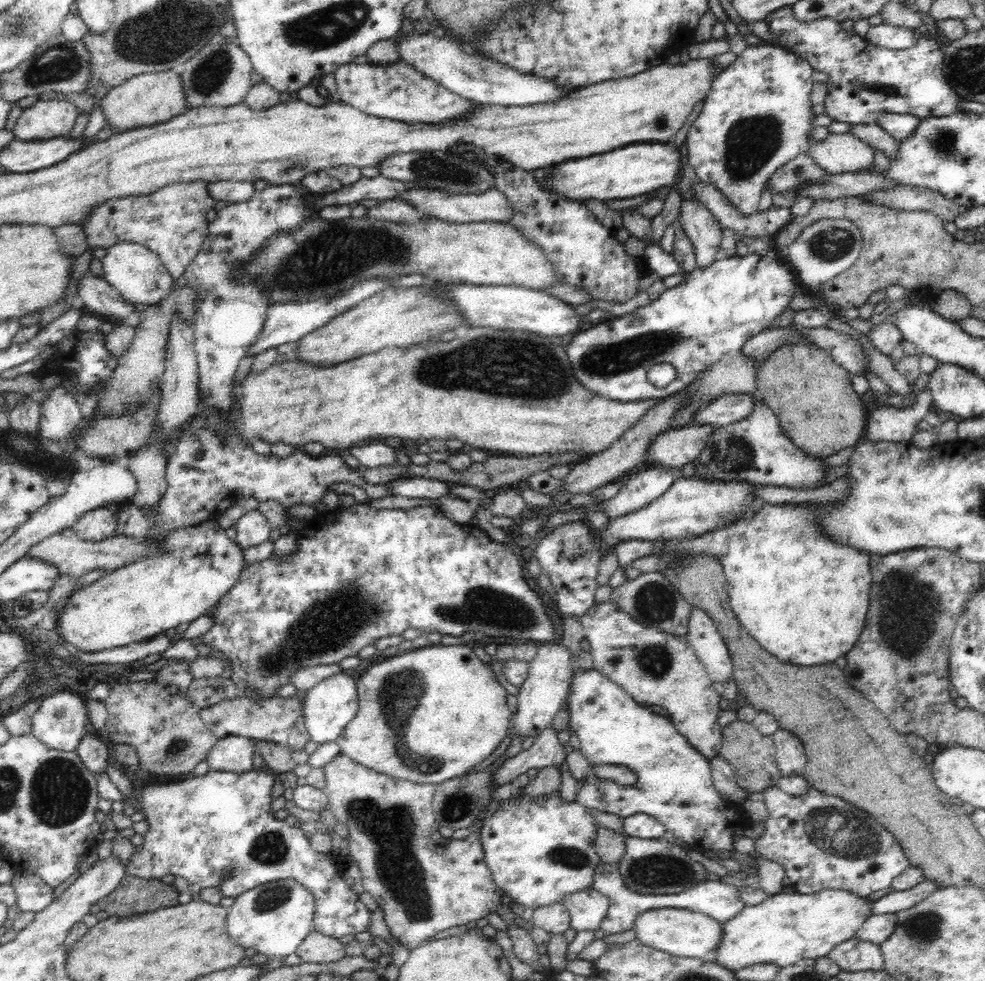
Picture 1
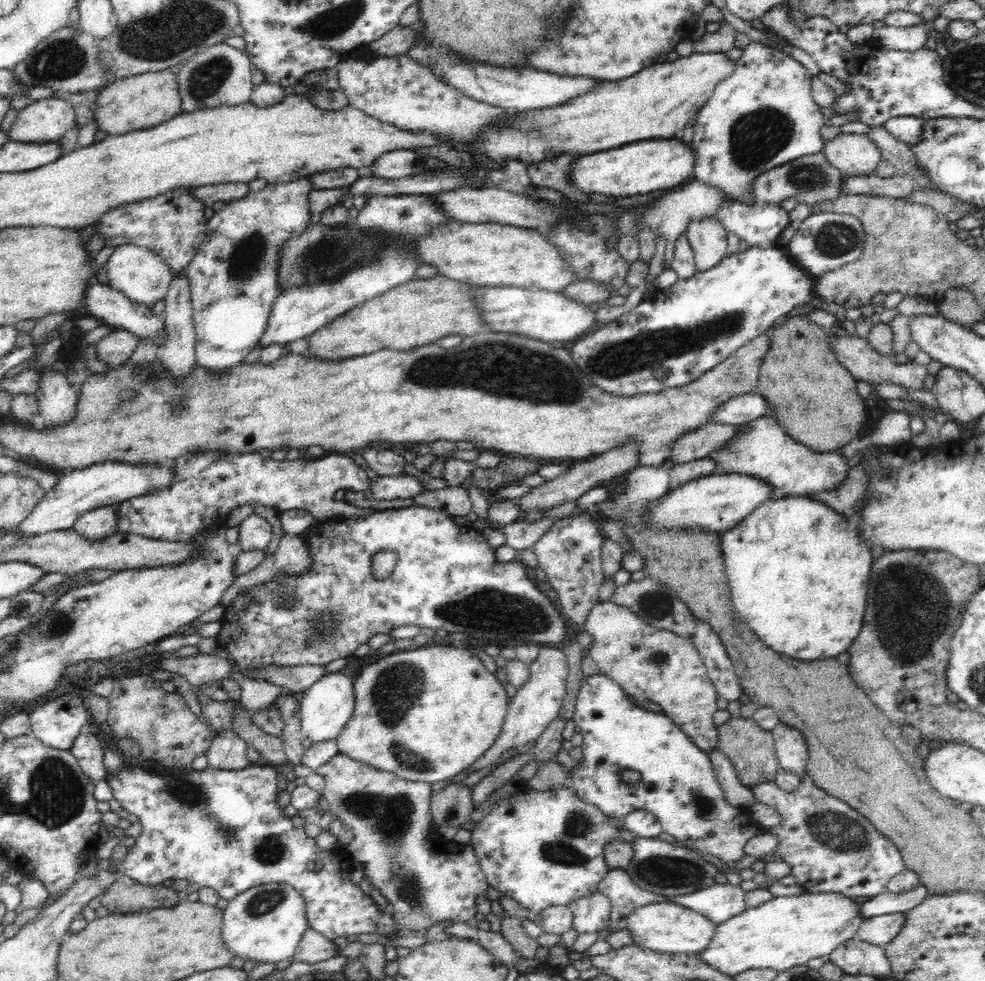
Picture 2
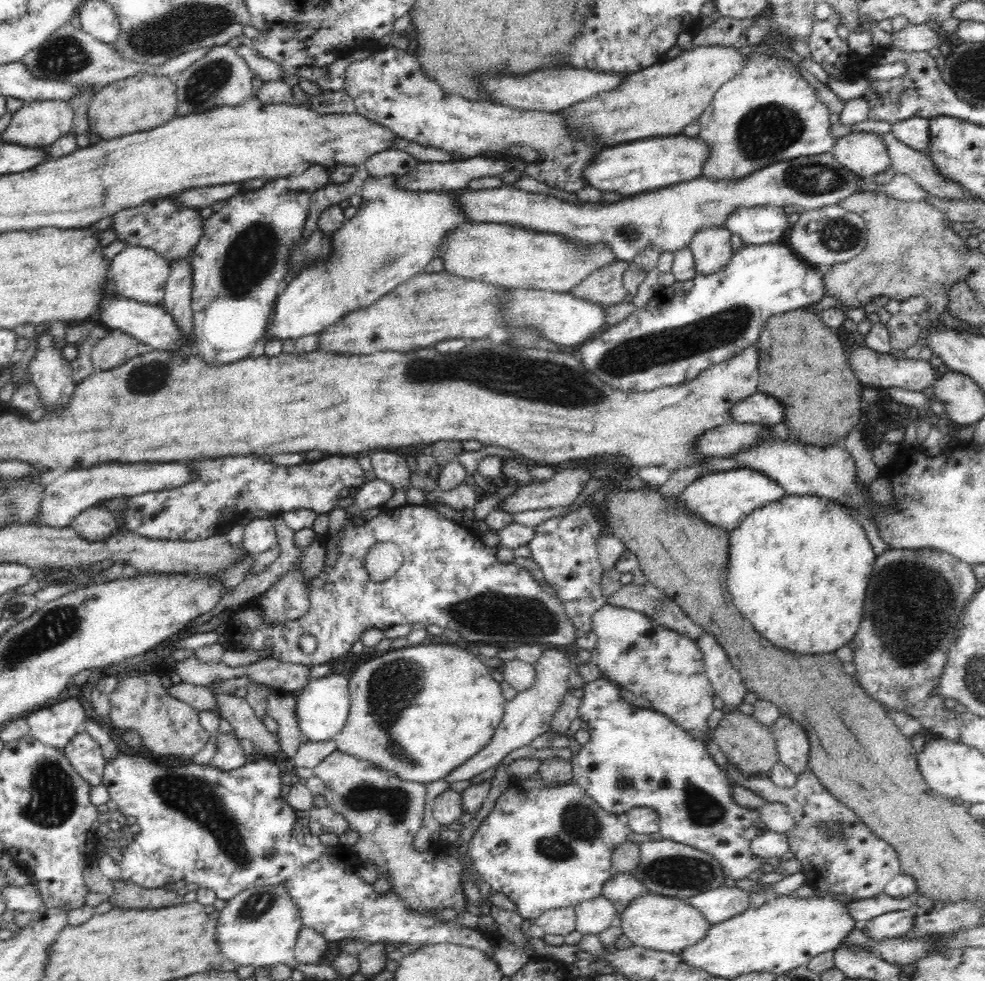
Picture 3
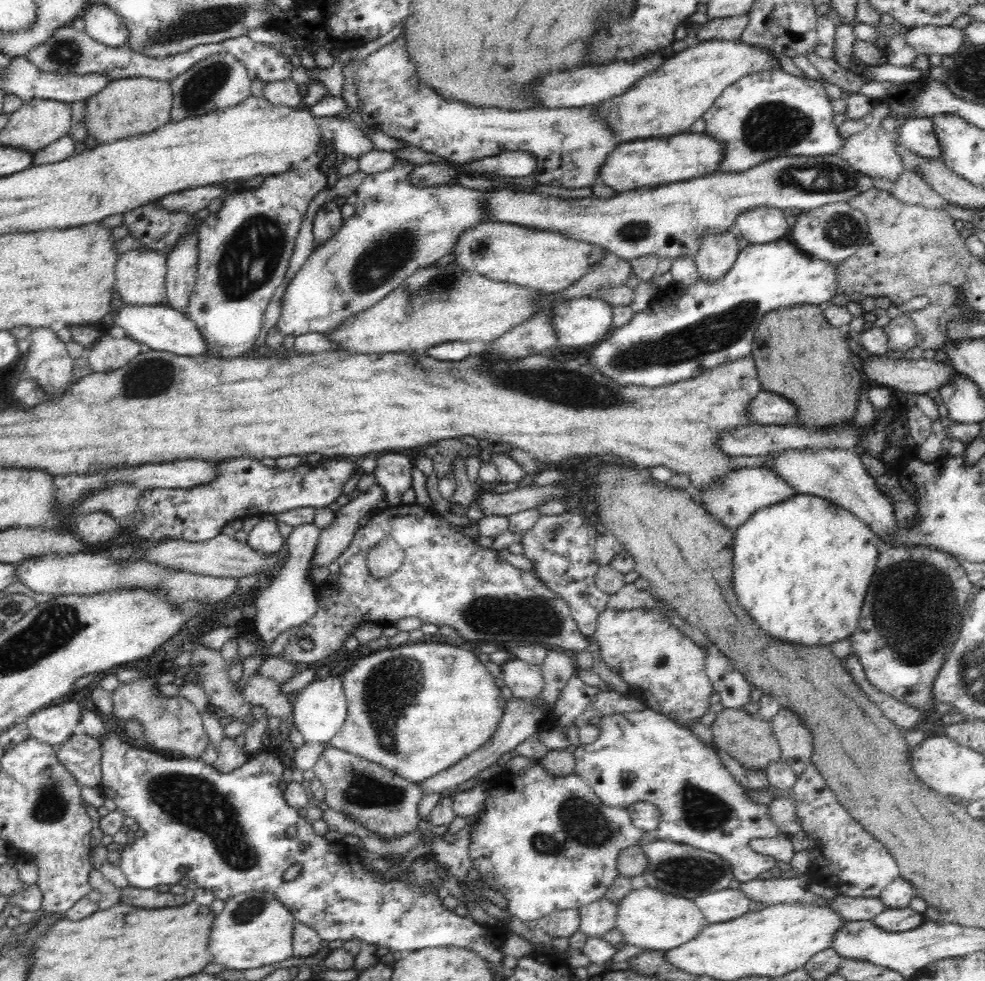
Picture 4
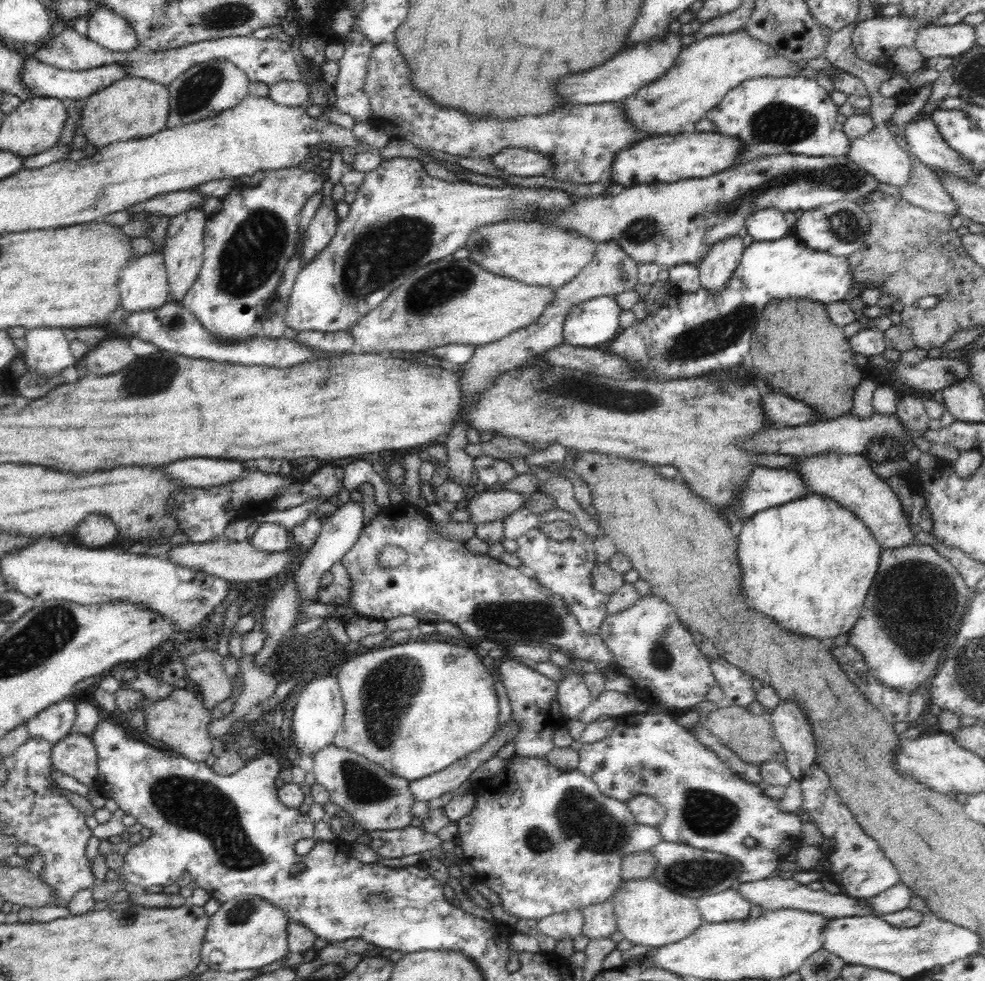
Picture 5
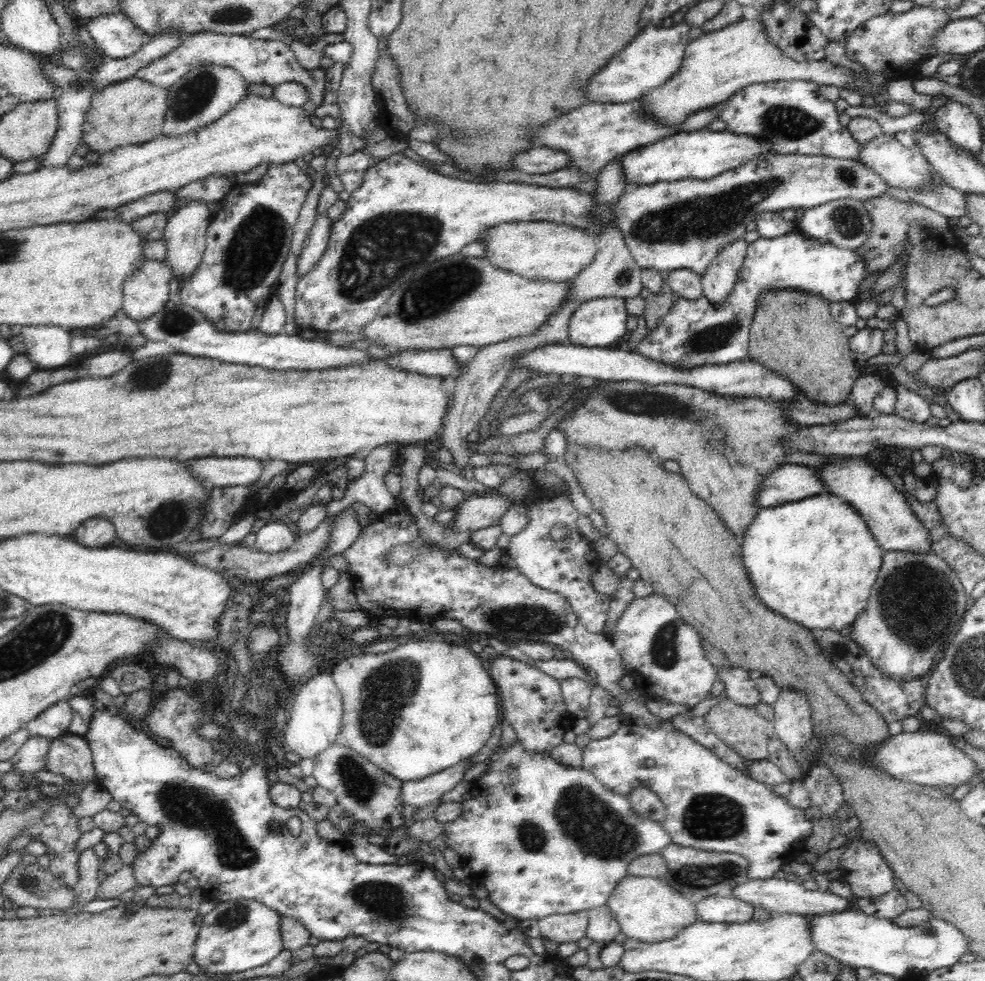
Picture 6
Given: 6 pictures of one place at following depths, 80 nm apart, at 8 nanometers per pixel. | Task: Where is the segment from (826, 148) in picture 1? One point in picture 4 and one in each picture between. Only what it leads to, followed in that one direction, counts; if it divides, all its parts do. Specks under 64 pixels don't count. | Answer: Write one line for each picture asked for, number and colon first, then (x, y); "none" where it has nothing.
2: (852, 154)
3: (864, 153)
4: (871, 151)

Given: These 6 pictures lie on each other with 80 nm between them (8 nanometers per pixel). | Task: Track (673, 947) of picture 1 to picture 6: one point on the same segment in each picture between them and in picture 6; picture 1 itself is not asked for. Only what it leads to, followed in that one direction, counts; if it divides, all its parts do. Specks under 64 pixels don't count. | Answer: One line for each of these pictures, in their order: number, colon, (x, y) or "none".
2: (666, 927)
3: (668, 924)
4: (655, 920)
5: (649, 914)
6: (648, 909)

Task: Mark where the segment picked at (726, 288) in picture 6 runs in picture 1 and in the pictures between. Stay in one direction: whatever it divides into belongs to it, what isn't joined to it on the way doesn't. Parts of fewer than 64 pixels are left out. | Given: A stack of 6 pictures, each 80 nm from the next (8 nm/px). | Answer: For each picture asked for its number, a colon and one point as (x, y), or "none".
1: (703, 230)
2: (708, 239)
3: (712, 249)
4: (717, 254)
5: (716, 269)

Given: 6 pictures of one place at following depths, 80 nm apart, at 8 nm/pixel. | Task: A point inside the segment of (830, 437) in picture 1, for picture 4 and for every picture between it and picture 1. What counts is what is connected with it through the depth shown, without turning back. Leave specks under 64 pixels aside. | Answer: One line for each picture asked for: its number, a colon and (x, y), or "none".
2: (814, 398)
3: (802, 363)
4: (798, 354)

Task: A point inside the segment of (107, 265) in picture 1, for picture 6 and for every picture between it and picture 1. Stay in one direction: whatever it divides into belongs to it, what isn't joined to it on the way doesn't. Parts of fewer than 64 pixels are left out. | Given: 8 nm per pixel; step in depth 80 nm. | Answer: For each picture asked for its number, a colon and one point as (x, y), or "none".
2: (138, 273)
3: (140, 274)
4: (140, 275)
5: (143, 284)
6: (146, 292)

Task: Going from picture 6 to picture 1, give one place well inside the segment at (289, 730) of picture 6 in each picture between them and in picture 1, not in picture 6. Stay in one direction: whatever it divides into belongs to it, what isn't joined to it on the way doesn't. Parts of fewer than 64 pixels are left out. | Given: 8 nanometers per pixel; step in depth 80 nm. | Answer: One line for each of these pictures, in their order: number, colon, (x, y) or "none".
1: (329, 707)
2: (327, 706)
3: (322, 708)
4: (320, 710)
5: (318, 716)

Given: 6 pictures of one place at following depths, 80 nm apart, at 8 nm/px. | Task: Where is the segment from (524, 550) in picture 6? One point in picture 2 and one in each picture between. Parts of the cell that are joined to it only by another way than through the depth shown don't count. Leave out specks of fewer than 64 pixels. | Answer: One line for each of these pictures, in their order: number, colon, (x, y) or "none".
2: (569, 552)
3: (565, 548)
4: (566, 562)
5: (566, 568)

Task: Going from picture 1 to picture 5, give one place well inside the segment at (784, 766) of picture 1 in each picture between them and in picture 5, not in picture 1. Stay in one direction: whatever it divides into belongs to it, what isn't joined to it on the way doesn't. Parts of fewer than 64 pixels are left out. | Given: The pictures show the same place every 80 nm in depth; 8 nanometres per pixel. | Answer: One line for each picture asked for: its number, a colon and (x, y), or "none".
2: (790, 746)
3: (792, 741)
4: (794, 738)
5: (791, 726)

